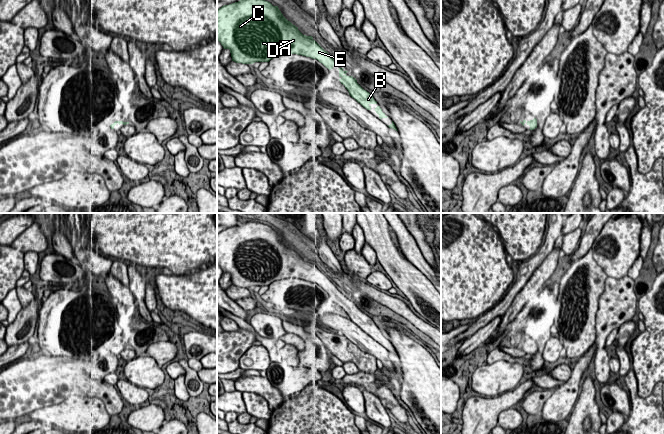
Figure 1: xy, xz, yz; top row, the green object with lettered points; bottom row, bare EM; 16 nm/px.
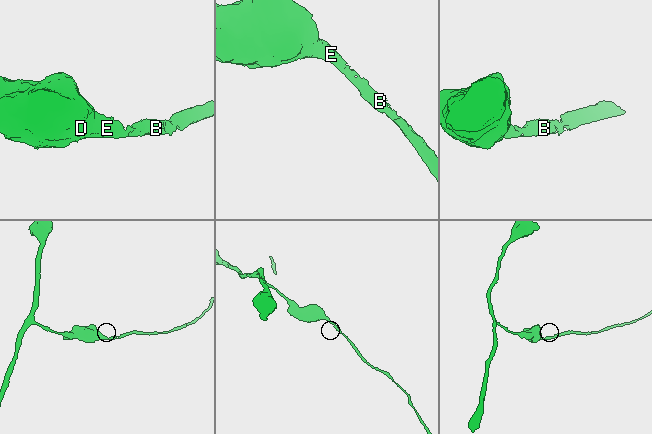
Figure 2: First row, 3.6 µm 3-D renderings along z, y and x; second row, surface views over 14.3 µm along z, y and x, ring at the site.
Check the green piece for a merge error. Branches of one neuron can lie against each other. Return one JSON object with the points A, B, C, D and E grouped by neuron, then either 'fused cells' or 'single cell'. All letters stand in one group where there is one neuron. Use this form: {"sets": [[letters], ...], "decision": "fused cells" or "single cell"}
{"sets": [["A", "B", "C", "D", "E"]], "decision": "single cell"}

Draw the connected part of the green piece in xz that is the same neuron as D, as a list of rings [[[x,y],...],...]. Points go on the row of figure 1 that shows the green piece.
[[[240,0],[217,10],[217,40],[229,49],[232,61],[242,64],[269,62],[274,57],[297,54],[318,60],[329,70],[336,67],[335,60],[312,36],[303,35],[288,21],[278,6],[265,0]]]

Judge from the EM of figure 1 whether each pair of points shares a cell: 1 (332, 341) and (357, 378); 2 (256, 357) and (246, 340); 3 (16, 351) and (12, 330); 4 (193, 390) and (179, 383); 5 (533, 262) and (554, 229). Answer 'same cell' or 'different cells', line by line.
1: different cells
2: different cells
3: different cells
4: different cells
5: same cell

